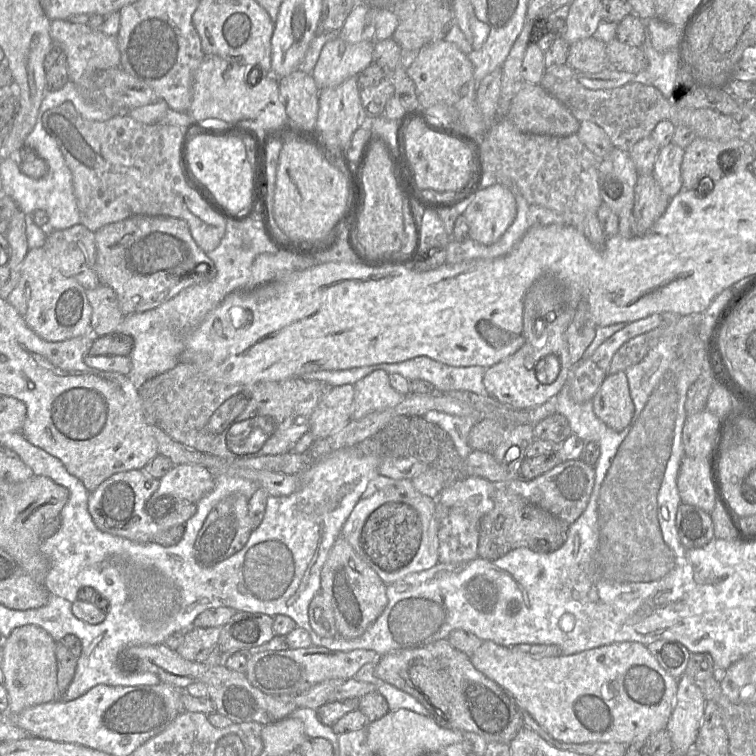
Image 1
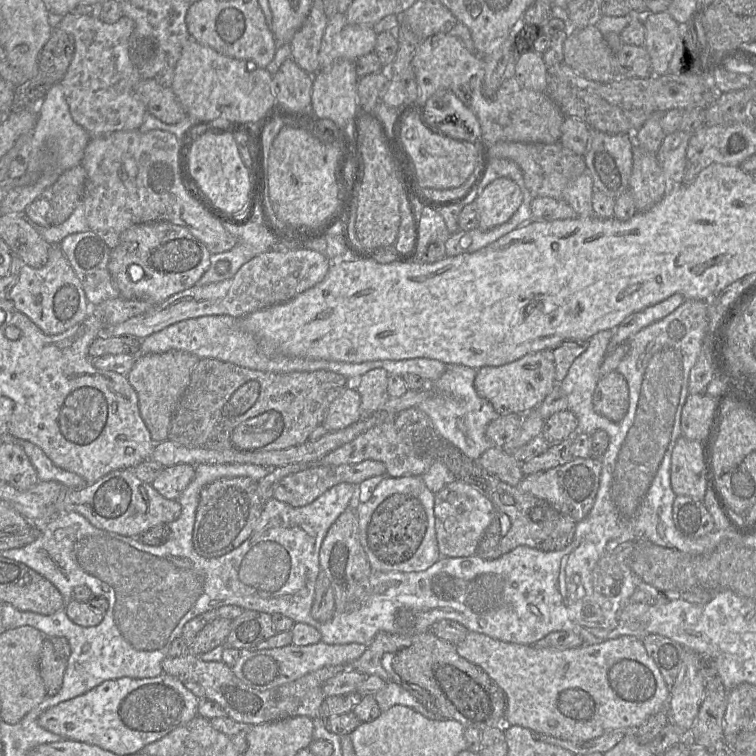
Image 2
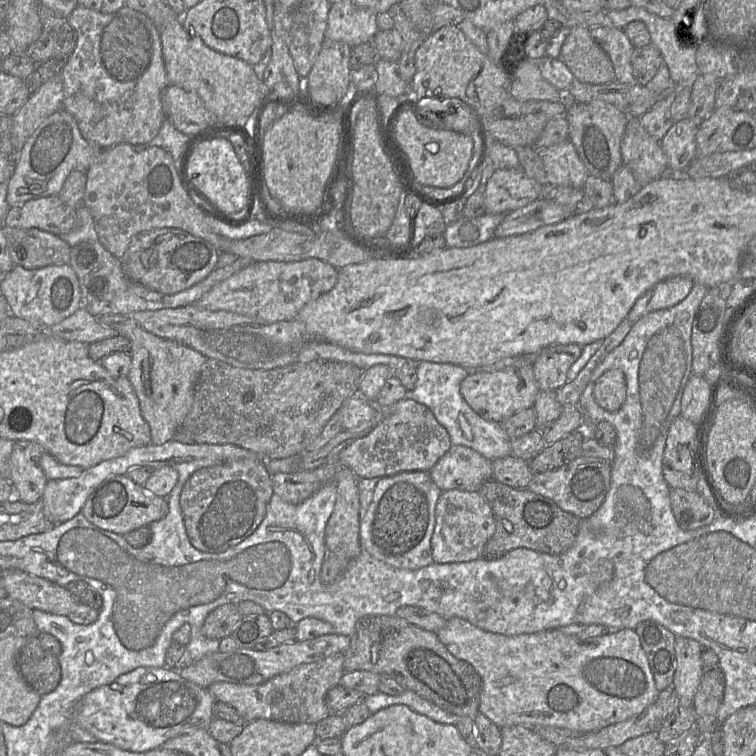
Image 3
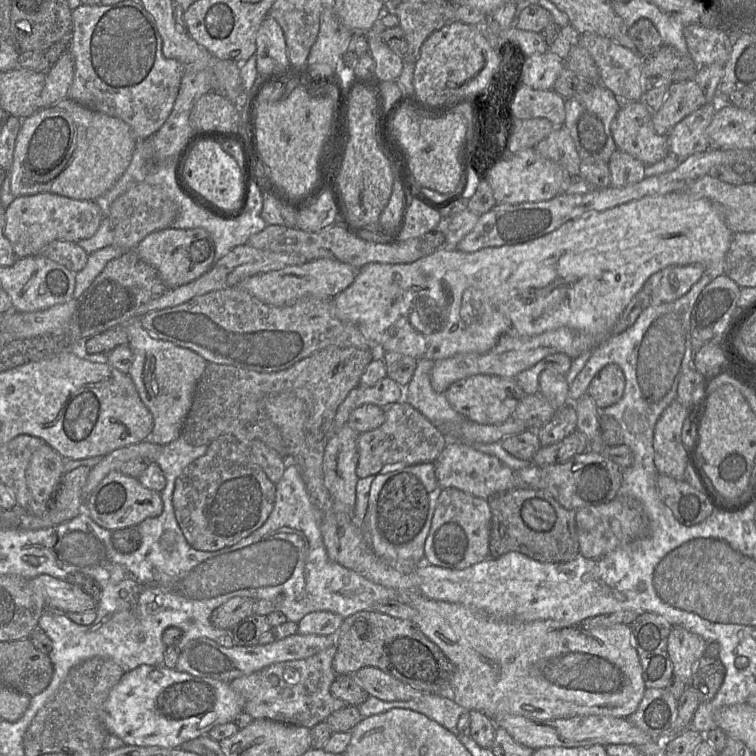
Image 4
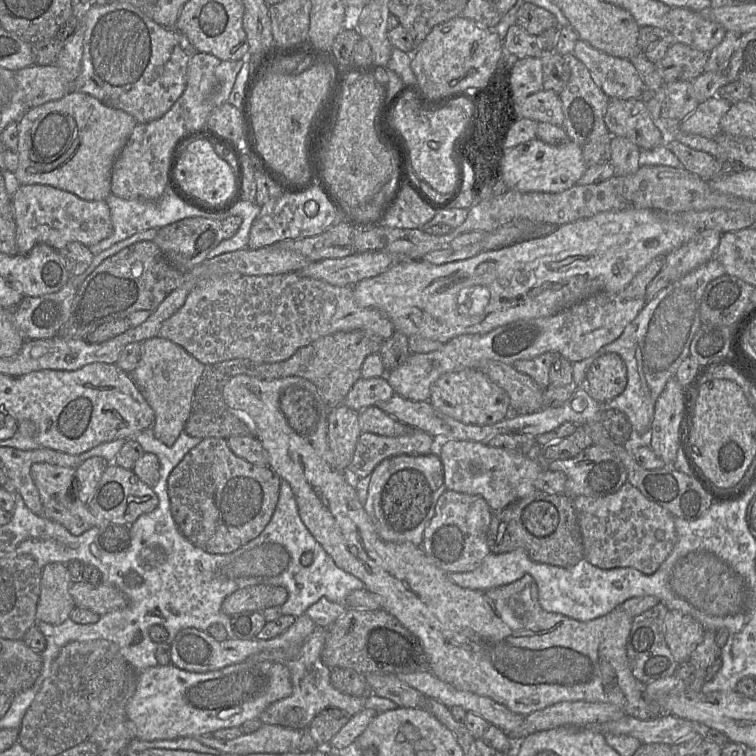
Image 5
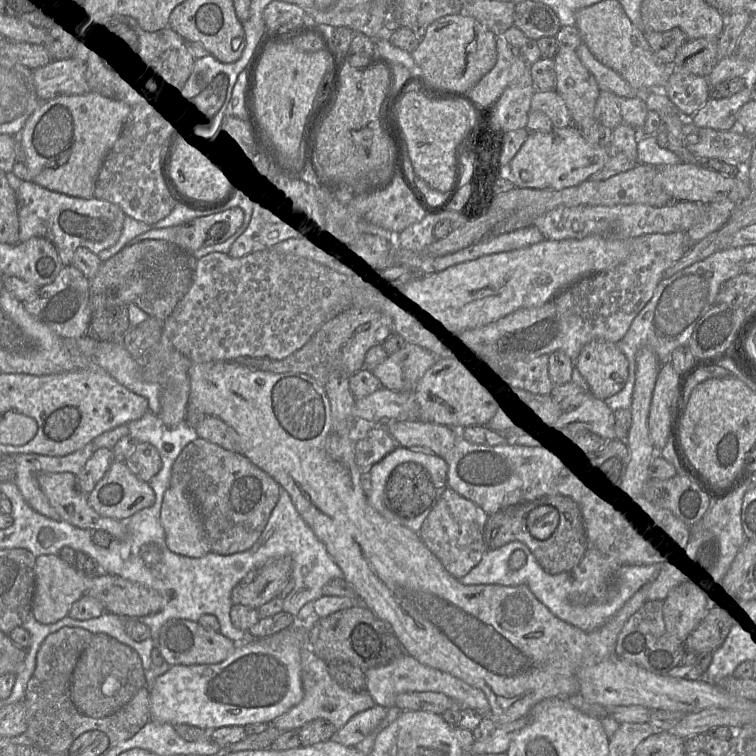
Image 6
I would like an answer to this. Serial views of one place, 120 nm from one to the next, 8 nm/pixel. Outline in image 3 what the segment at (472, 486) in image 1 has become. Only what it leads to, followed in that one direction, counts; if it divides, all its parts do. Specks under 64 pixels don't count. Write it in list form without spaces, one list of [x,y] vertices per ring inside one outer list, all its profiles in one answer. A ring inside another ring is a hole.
[[[457,489],[442,491],[436,505],[435,528],[431,538],[433,562],[468,562],[480,558],[495,529],[495,515],[479,492]]]

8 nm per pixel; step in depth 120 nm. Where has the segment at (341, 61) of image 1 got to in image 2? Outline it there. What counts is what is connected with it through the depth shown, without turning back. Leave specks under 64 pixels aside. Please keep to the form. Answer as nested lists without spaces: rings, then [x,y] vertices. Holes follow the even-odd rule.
[[[345,14],[328,19],[319,50],[319,71],[338,59],[354,61],[374,51],[377,34],[371,25],[350,24]]]

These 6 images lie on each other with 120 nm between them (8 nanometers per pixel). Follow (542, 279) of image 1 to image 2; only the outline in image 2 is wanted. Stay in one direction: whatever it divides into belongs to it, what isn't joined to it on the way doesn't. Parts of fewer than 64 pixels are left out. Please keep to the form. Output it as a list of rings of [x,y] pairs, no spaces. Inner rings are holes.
[[[550,349],[529,353],[502,366],[485,366],[477,370],[474,388],[499,415],[522,414],[535,409],[556,386],[555,364]]]

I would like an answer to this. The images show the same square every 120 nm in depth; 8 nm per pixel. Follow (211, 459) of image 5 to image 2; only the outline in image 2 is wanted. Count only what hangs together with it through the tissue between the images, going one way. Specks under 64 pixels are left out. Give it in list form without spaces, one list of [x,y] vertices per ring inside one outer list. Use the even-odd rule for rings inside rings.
[[[249,477],[220,478],[202,488],[195,513],[192,542],[198,555],[206,559],[223,556],[240,546],[253,532],[264,503],[258,494],[258,482]]]

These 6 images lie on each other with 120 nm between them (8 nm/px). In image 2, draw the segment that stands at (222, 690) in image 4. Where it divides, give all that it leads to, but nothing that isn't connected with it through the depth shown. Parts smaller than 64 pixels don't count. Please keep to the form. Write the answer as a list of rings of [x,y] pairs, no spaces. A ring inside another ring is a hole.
[[[162,673],[153,678],[122,677],[104,681],[80,696],[49,708],[39,716],[38,723],[64,740],[96,745],[117,755],[129,755],[192,720],[198,715],[198,704],[199,699],[173,676]]]

